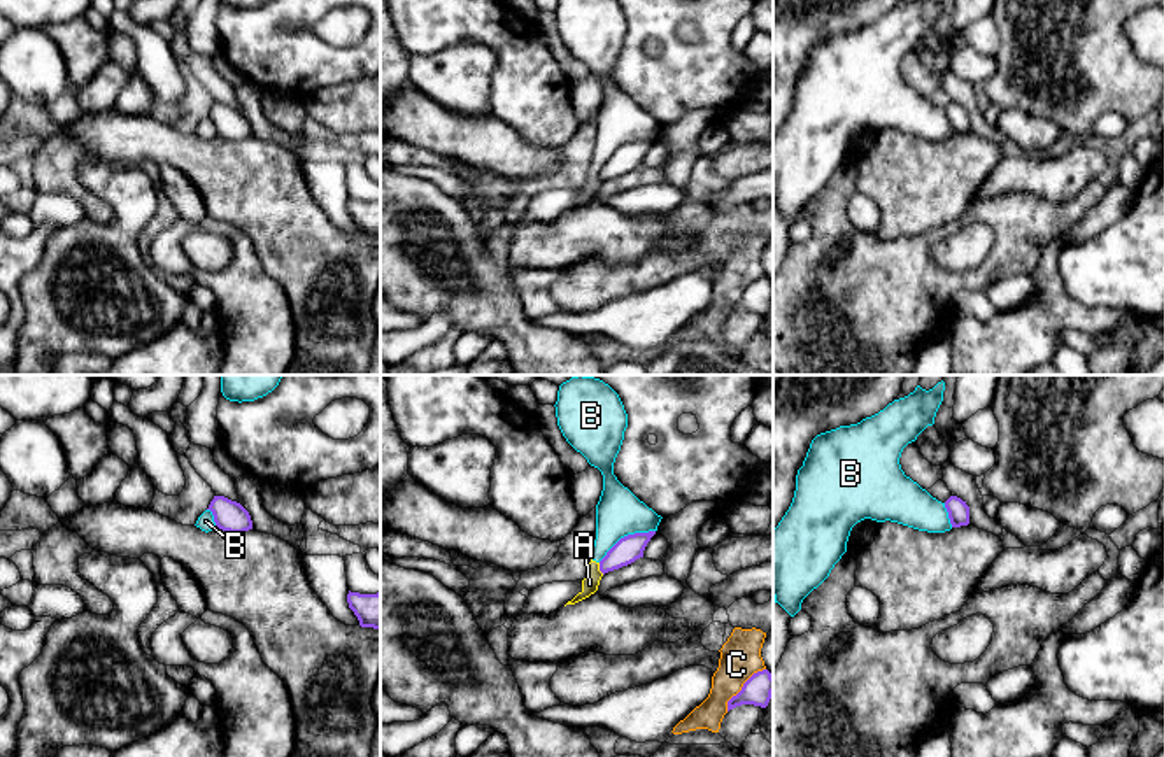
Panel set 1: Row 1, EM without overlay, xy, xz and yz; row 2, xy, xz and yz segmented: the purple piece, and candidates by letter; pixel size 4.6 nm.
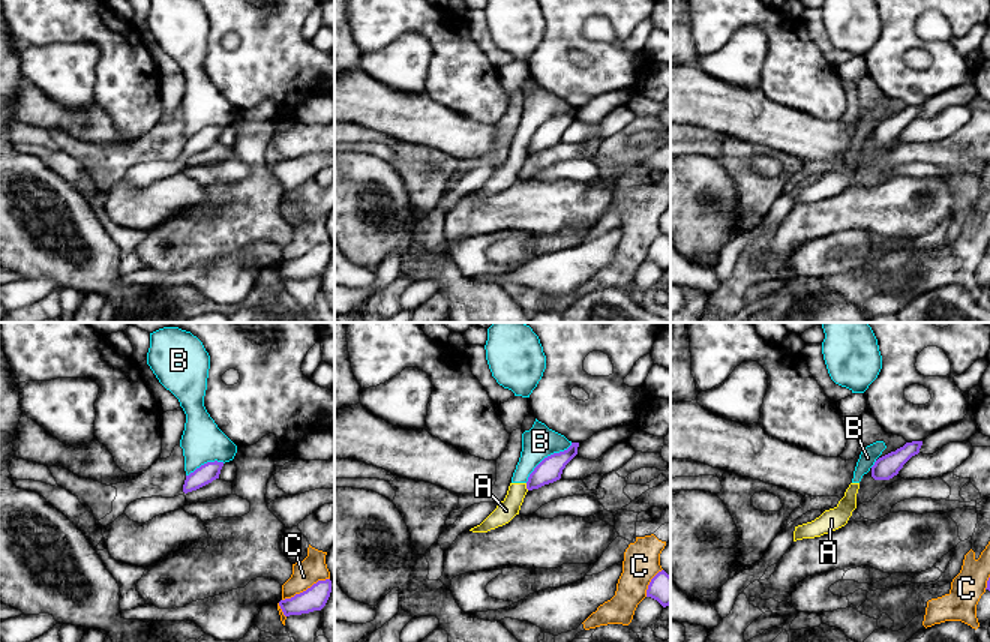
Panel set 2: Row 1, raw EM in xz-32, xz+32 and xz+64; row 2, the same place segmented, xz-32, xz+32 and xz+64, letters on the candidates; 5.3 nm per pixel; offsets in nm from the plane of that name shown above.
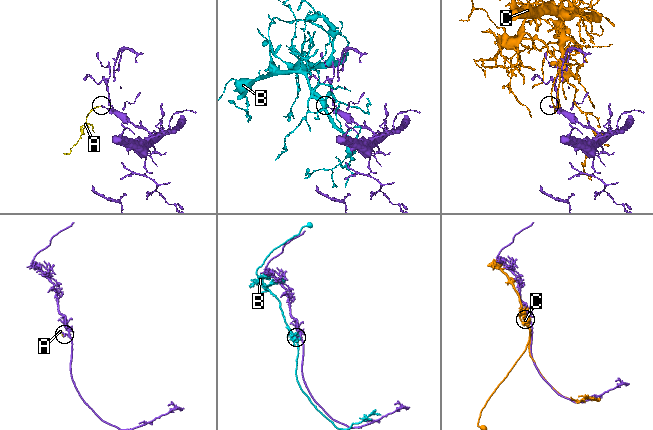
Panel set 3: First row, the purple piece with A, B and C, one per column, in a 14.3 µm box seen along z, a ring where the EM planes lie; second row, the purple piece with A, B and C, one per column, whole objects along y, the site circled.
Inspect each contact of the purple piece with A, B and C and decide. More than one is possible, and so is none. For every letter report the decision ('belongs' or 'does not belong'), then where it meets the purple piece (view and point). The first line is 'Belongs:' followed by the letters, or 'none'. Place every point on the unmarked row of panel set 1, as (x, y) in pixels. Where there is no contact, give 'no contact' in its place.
Belongs: none
A: does not belong | xz (600, 176)
B: does not belong | xz (628, 142)
C: does not belong | xz (742, 295)

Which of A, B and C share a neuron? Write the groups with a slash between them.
A B / C

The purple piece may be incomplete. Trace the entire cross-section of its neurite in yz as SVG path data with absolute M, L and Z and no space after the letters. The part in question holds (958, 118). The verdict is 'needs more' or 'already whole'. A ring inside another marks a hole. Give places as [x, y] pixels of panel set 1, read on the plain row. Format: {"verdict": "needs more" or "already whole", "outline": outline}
{"verdict": "already whole", "outline": "M950 103L945 109L945 116L948 119L948 126L952 135L961 135L969 131L969 114L957 103Z"}

